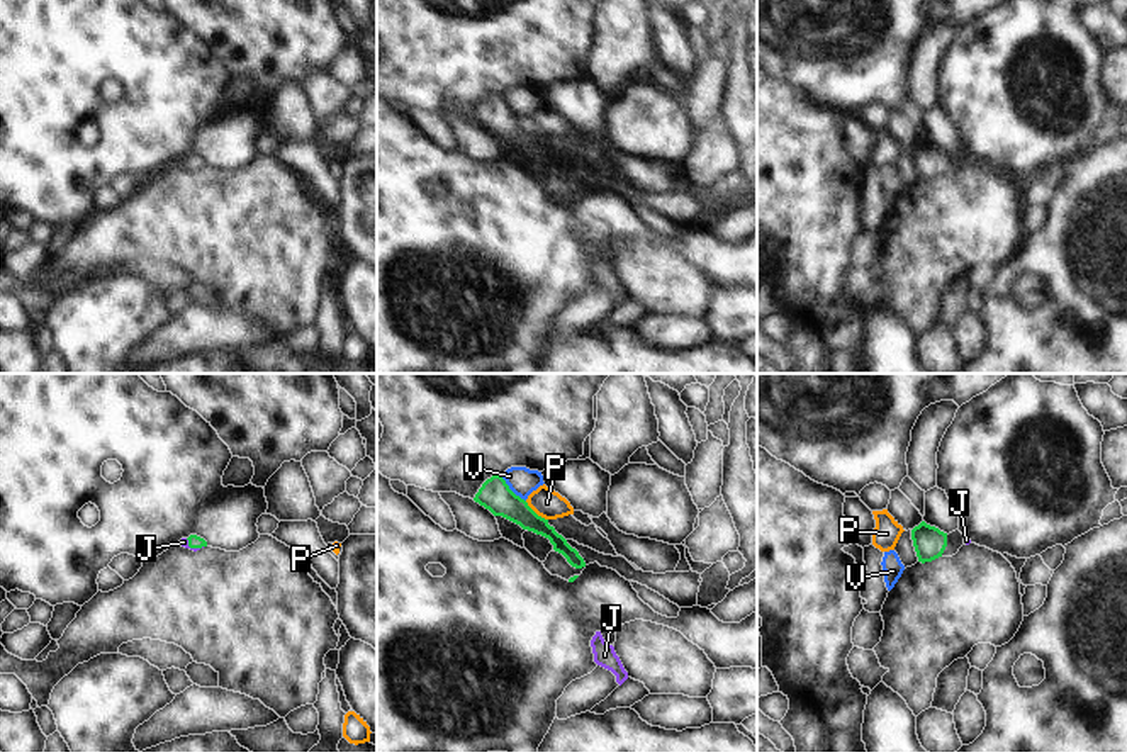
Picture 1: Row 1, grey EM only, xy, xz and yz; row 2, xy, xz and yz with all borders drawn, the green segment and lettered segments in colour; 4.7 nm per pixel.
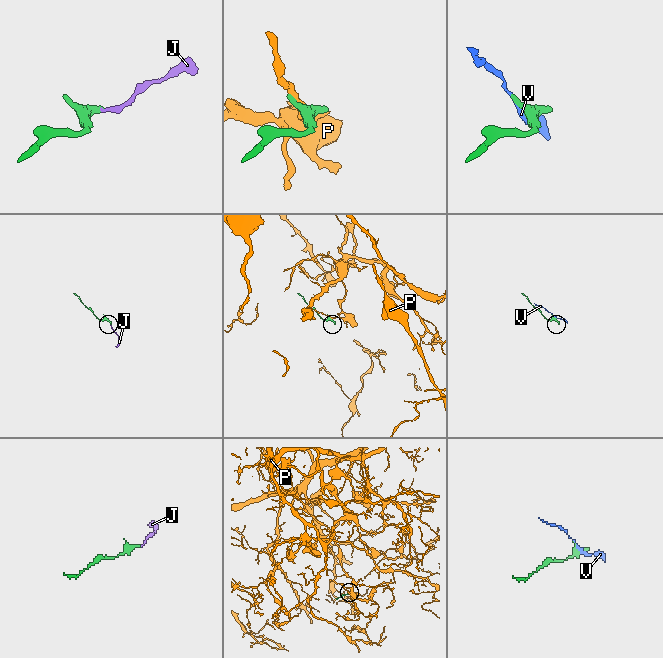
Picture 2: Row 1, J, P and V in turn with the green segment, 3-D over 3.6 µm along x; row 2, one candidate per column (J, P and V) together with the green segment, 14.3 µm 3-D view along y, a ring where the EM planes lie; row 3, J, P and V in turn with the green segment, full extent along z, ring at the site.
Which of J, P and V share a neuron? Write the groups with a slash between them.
J / P / V

